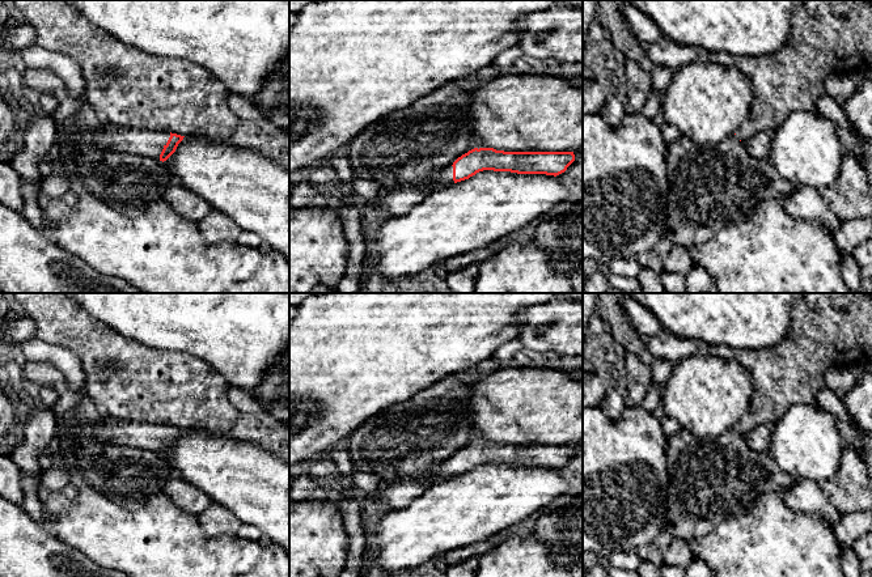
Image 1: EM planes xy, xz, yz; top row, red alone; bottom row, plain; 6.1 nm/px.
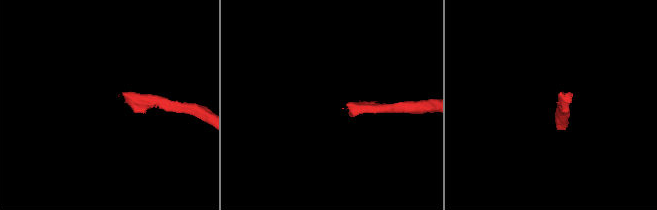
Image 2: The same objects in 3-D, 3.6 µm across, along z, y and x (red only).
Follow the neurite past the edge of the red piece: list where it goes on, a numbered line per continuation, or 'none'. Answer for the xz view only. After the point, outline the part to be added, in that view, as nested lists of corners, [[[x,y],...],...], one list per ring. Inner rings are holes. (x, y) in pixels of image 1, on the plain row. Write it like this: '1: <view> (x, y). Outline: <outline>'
1: xz (444, 470). Outline: [[[449,458],[441,463],[437,463],[432,467],[432,475],[440,480],[450,479],[453,474],[453,459]]]

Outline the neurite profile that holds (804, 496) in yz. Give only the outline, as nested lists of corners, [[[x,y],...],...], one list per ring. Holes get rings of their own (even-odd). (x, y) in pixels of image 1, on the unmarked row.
[[[799,479],[791,488],[782,491],[784,502],[795,512],[818,514],[830,526],[835,526],[842,514],[825,497],[822,485]]]

